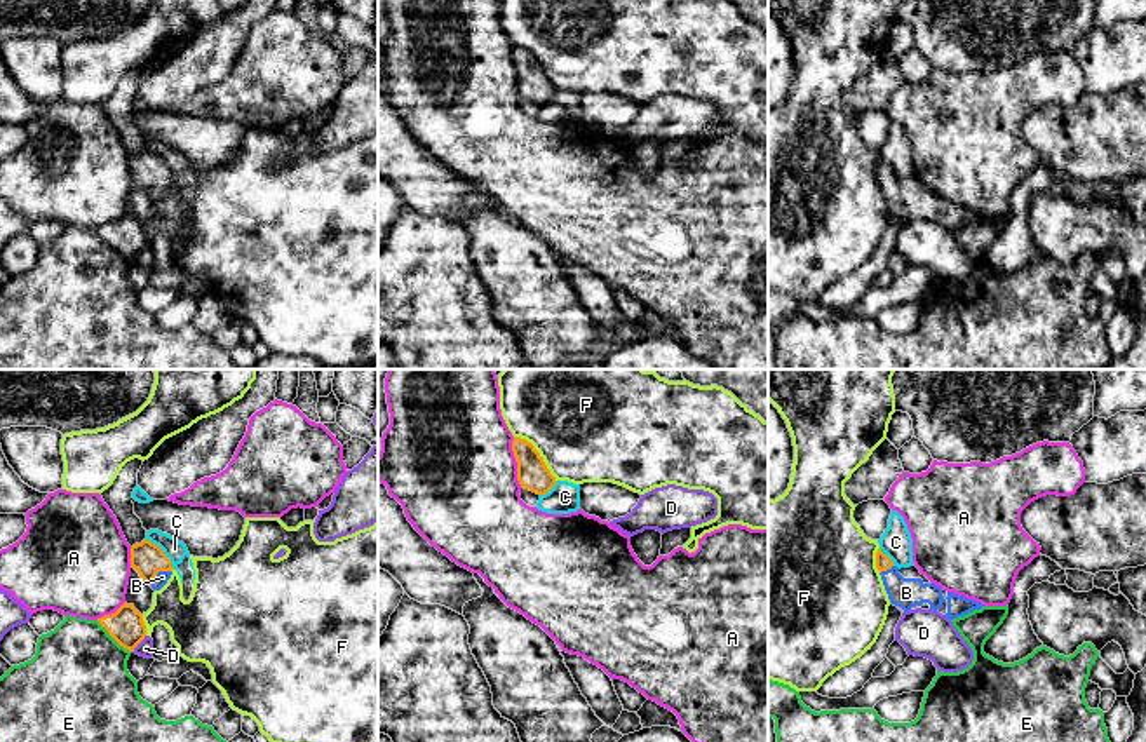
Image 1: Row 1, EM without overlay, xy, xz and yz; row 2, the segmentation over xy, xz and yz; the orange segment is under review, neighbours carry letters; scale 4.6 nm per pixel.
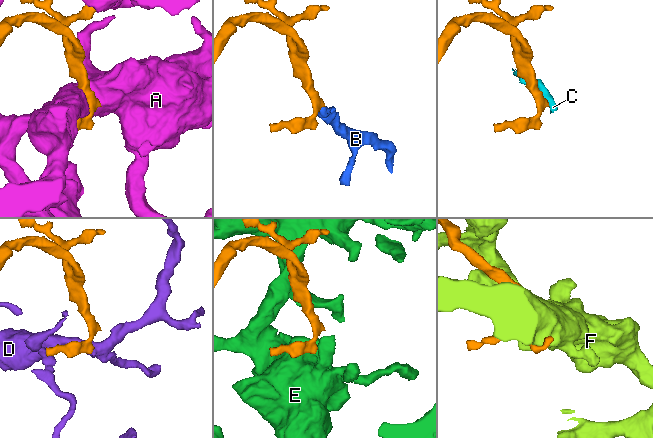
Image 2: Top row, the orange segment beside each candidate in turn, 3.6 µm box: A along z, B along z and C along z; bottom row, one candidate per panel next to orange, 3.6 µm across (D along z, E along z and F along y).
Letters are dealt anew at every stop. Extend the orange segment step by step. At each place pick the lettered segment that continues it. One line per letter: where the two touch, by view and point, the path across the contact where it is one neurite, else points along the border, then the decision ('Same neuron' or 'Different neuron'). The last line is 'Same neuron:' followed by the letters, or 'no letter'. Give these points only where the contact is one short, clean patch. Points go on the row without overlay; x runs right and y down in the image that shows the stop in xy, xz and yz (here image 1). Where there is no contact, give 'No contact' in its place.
A: Touches orange at xz (516, 70). Different neuron
B: Touches orange at xy (157, 182). Path across: xy (147, 168), (157, 182), (162, 187). Same neuron
C: Touches orange at xy (162, 162). Boundary: xy (147, 148), (162, 161), (175, 178). Different neuron
D: Touches orange at xy (140, 251). Different neuron
E: Touches orange at xy (114, 248). Different neuron
F: Touches orange at xz (539, 65). Different neuron
Same neuron: B

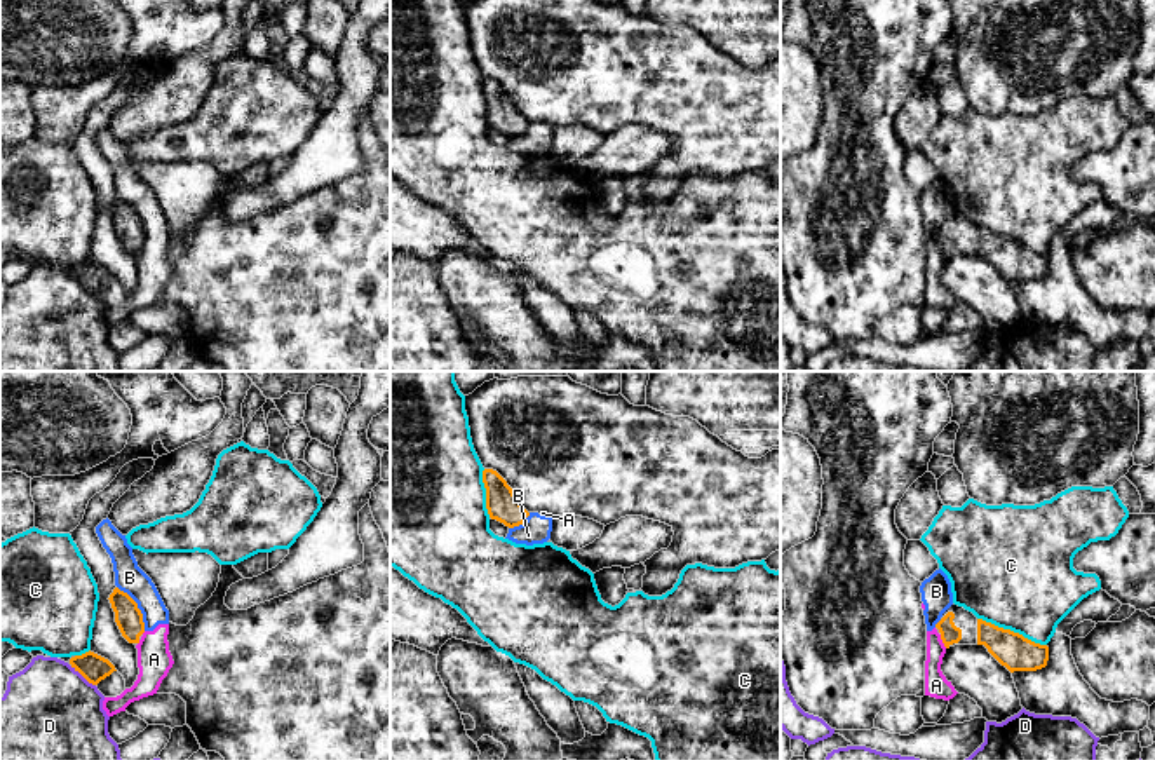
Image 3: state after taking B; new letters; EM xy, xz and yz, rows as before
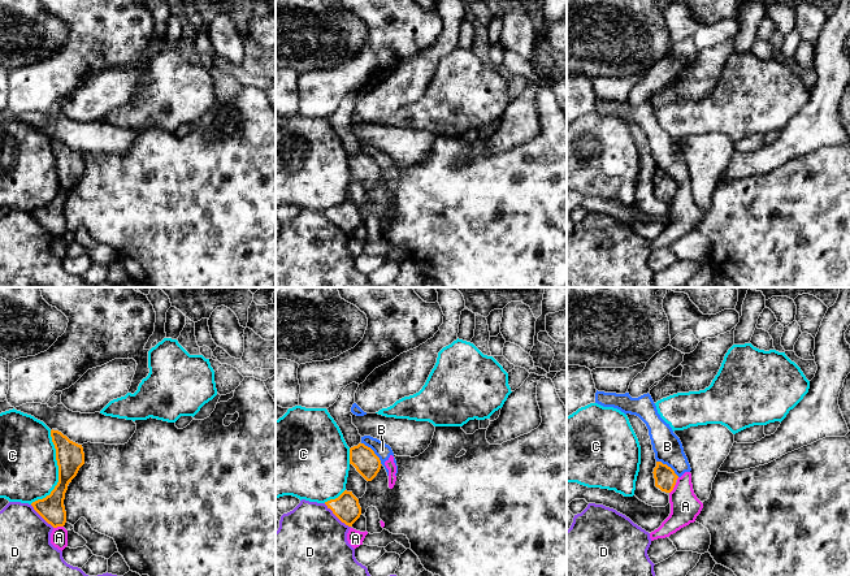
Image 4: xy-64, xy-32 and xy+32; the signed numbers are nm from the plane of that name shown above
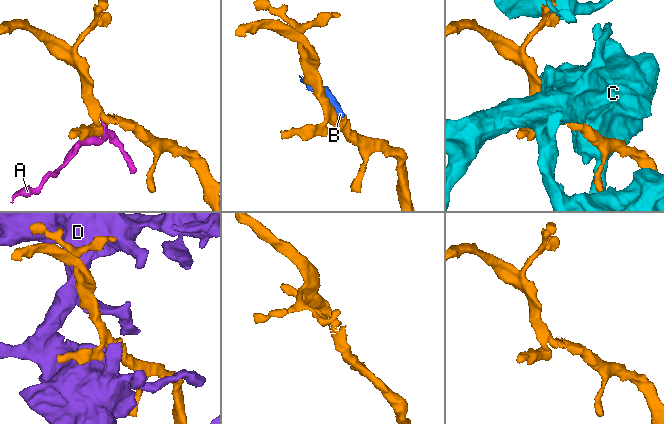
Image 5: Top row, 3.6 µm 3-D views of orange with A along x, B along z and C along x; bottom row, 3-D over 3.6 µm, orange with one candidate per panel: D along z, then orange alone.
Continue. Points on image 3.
A: Touches orange at yz (943, 251). Different neuron
B: Touches orange at xy (136, 217). Boundary: xy (117, 196), (136, 213), (145, 239). Different neuron
C: Touches orange at yz (1013, 241). Different neuron
D: Touches orange at xy (82, 284). Different neuron
Same neuron: no letter

